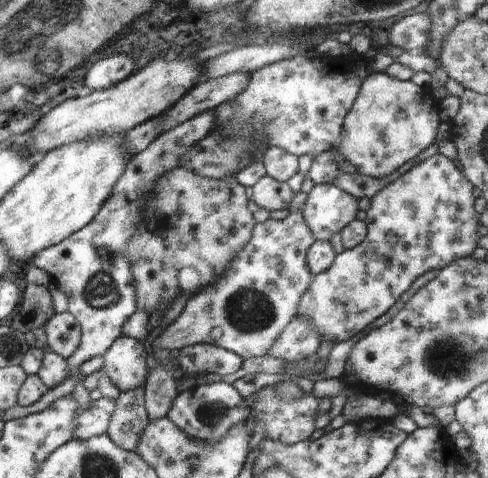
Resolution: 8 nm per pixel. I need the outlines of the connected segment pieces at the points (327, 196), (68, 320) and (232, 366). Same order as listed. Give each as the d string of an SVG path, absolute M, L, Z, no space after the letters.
M319 184L307 194L301 213L316 241L329 241L356 219L355 196L334 184Z
M55 312L44 327L50 350L69 359L81 343L80 325L72 313Z
M206 343L190 345L176 353L177 366L186 377L210 372L226 376L238 372L243 361L232 351Z

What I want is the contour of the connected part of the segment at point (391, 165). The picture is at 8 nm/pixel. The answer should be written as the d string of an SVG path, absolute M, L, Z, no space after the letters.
M372 72L361 84L352 108L345 116L338 148L344 160L348 160L352 166L358 168L358 173L381 179L403 167L408 160L416 158L422 150L434 143L437 139L437 132L442 128L438 100L431 86L416 86L411 80L401 81L384 72Z

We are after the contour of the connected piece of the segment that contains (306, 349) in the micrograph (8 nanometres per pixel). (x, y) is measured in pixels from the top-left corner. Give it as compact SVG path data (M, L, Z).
M294 315L267 353L288 363L303 361L317 352L320 342L317 336L312 322L308 323L303 317Z

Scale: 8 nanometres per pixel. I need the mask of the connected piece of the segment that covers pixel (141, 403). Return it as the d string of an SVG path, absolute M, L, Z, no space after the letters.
M140 385L122 391L115 400L114 412L106 434L120 448L136 452L140 437L148 423L145 388Z

